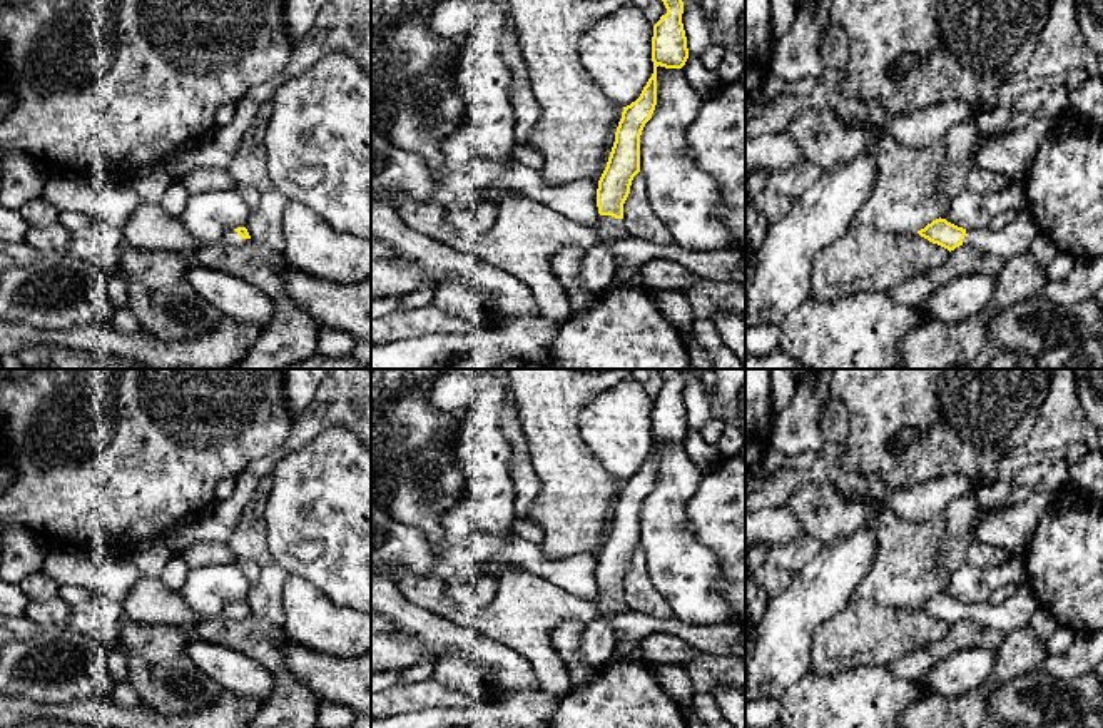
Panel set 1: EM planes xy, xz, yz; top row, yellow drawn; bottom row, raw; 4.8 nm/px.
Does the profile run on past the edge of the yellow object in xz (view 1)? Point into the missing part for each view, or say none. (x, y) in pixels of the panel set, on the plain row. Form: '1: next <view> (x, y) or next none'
1: next xz (599, 640)

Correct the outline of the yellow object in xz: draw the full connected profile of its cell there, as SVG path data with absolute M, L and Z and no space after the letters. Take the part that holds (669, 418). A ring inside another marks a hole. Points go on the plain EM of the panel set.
M682 369L658 371L667 387L653 399L653 447L640 471L623 481L607 541L598 554L598 618L585 624L580 645L585 663L593 670L608 663L617 646L617 636L610 619L630 609L623 594L623 578L630 568L633 551L640 546L642 504L652 493L657 479L657 441L682 442L689 432L687 411L682 397Z

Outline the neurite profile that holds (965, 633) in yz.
M959 619L951 624L949 633L938 643L896 658L886 668L897 678L921 683L921 680L948 656L968 648L988 648L998 651L1004 641L1003 631L981 626L973 619Z

